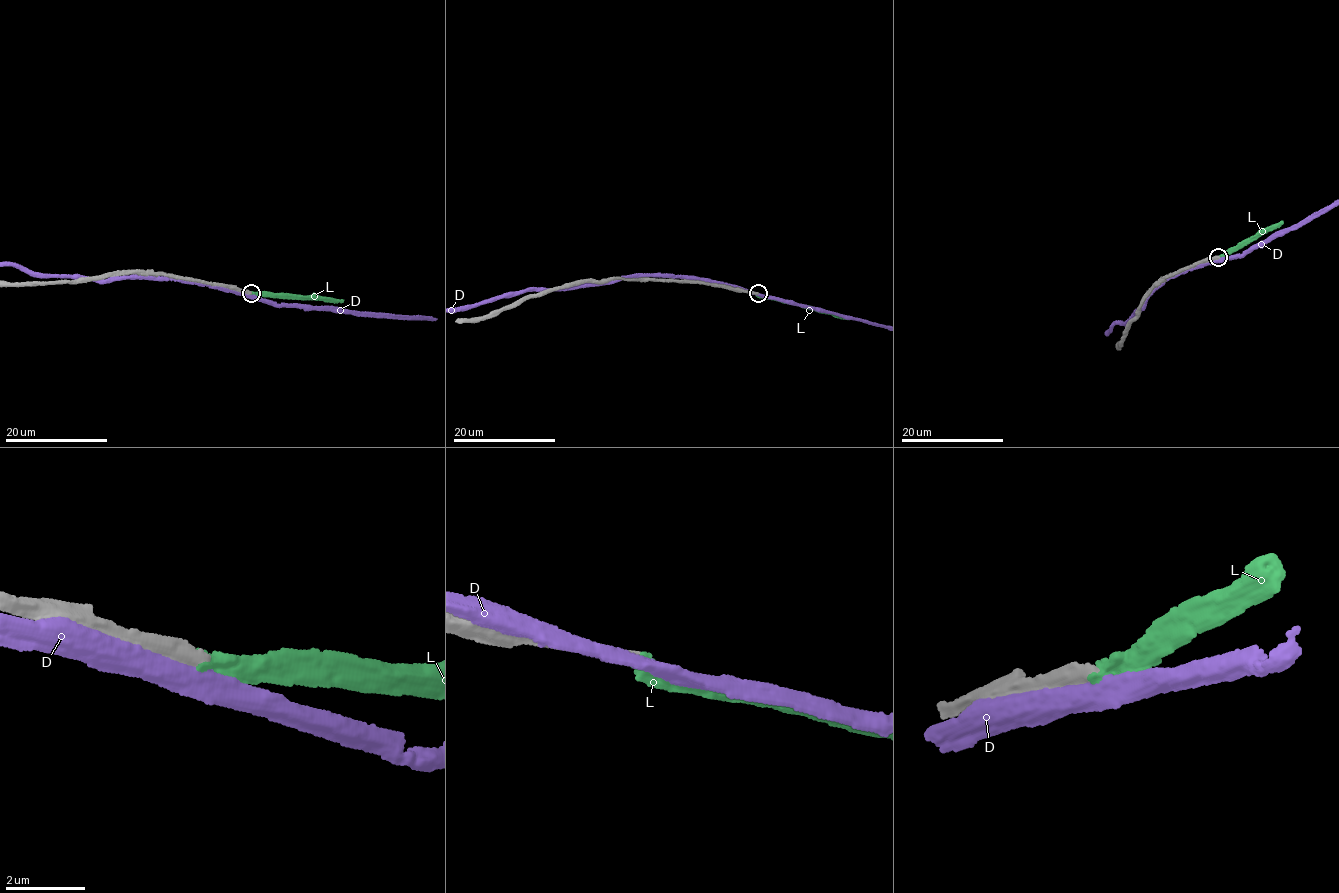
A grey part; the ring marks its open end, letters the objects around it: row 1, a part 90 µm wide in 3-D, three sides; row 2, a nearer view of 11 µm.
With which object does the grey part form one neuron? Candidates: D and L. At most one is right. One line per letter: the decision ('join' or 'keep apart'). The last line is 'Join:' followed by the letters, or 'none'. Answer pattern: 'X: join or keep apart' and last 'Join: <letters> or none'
D: keep apart
L: keep apart
Join: none

